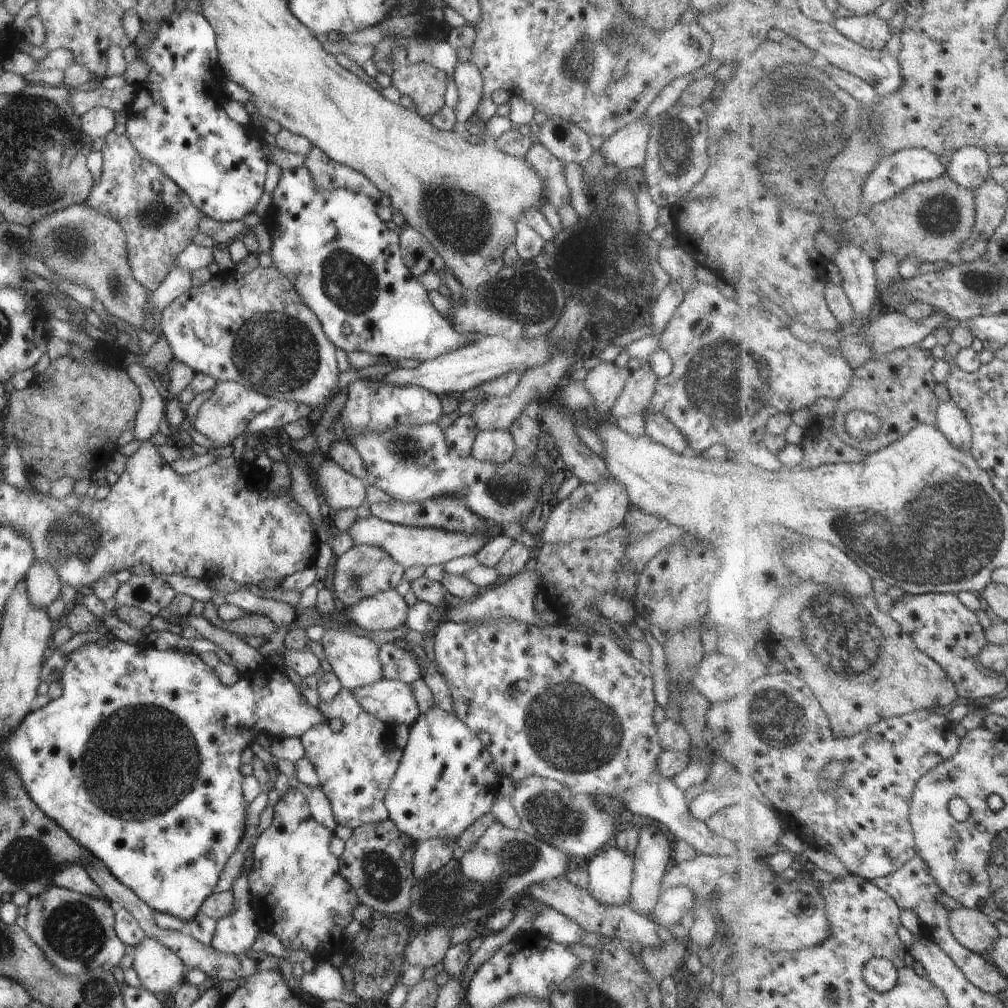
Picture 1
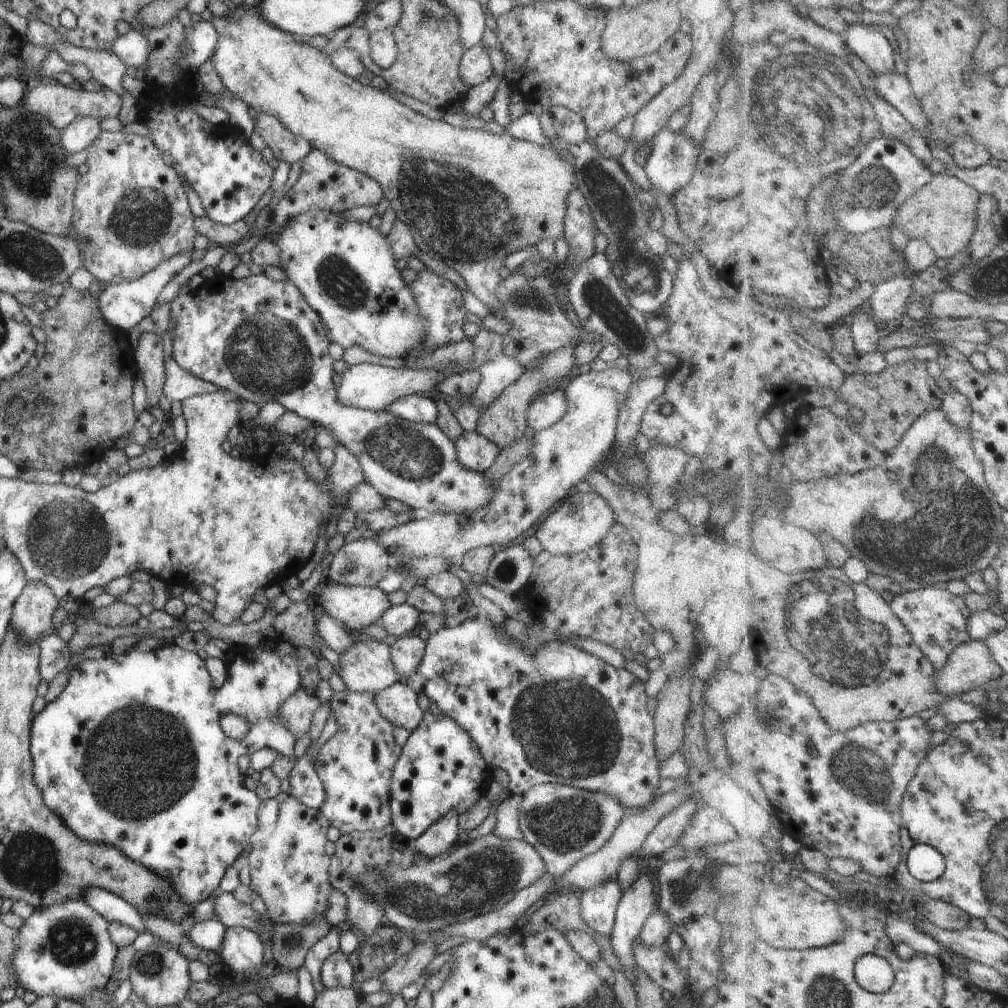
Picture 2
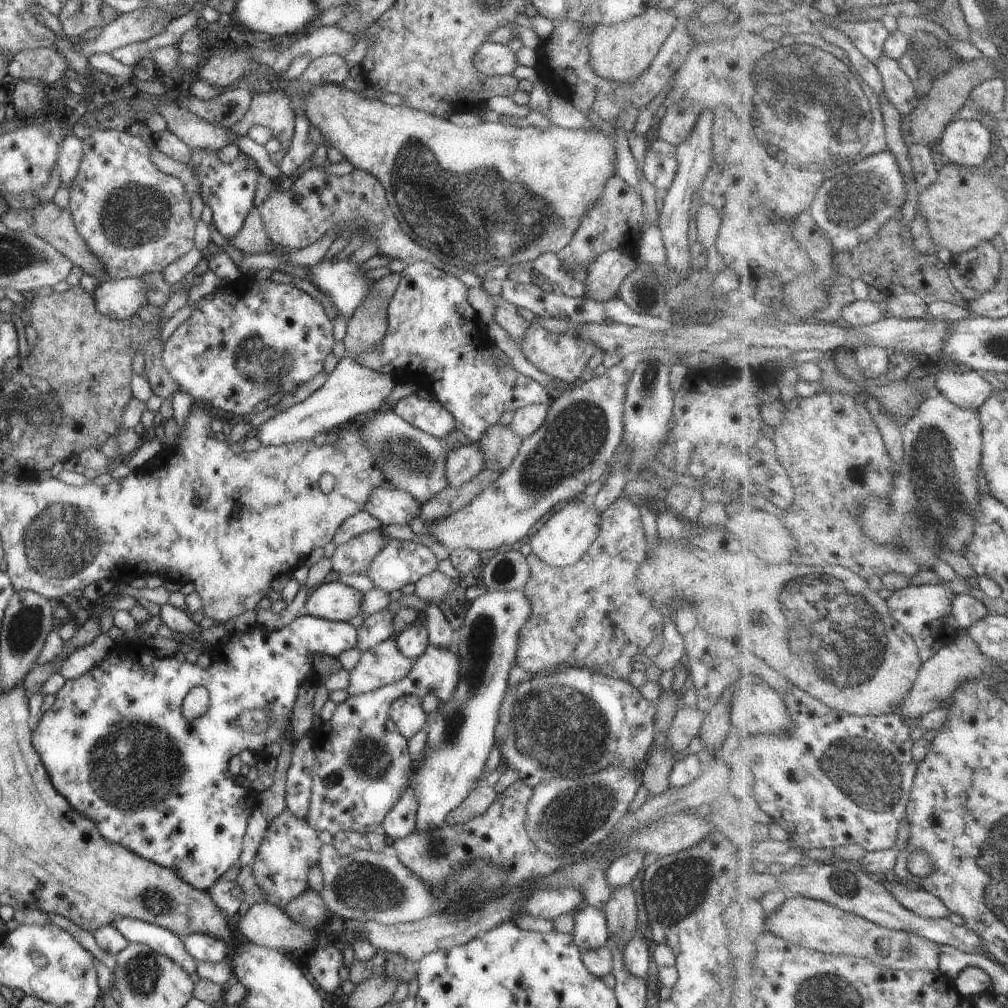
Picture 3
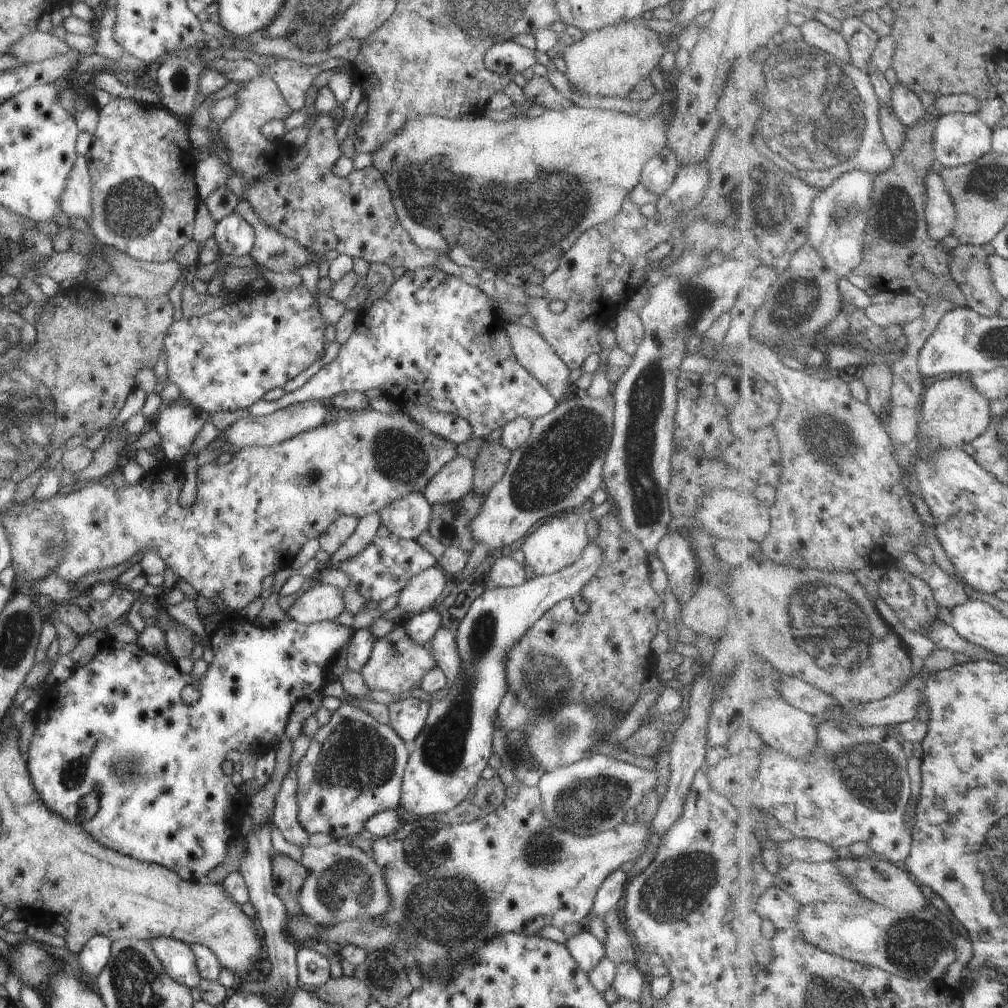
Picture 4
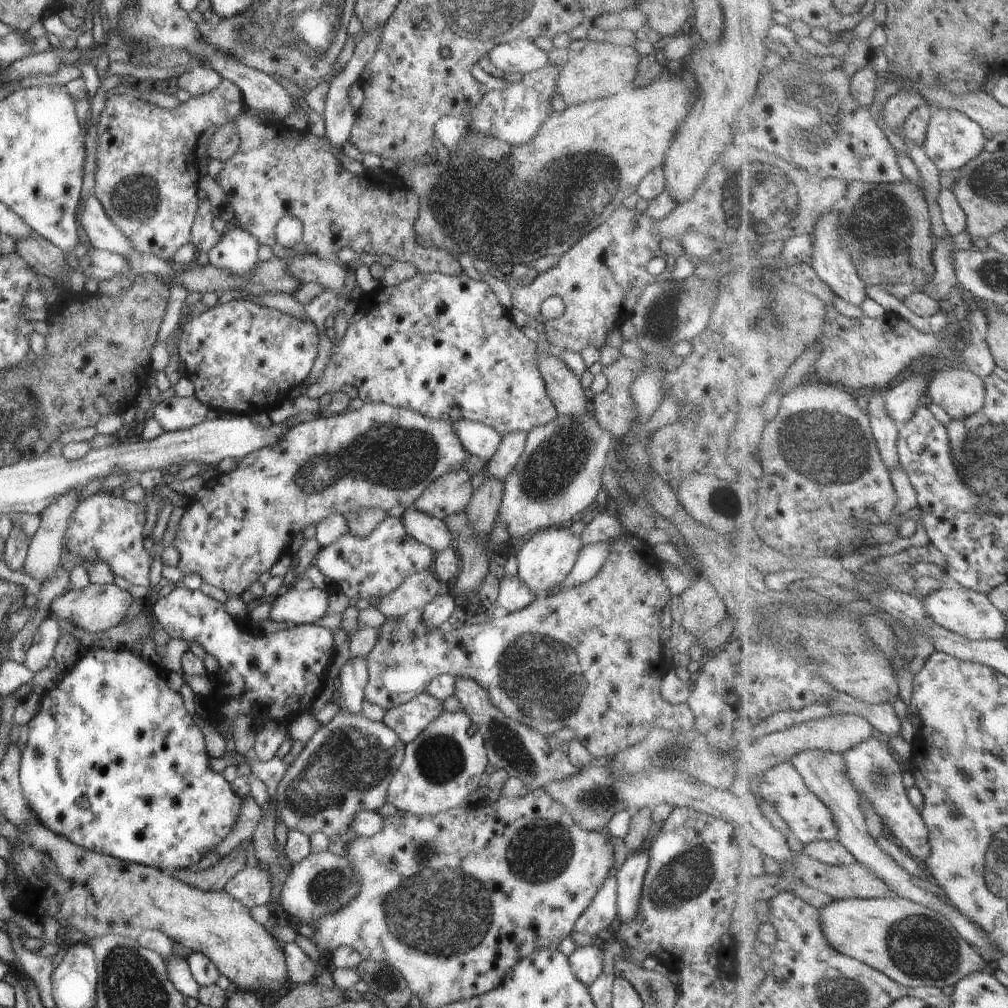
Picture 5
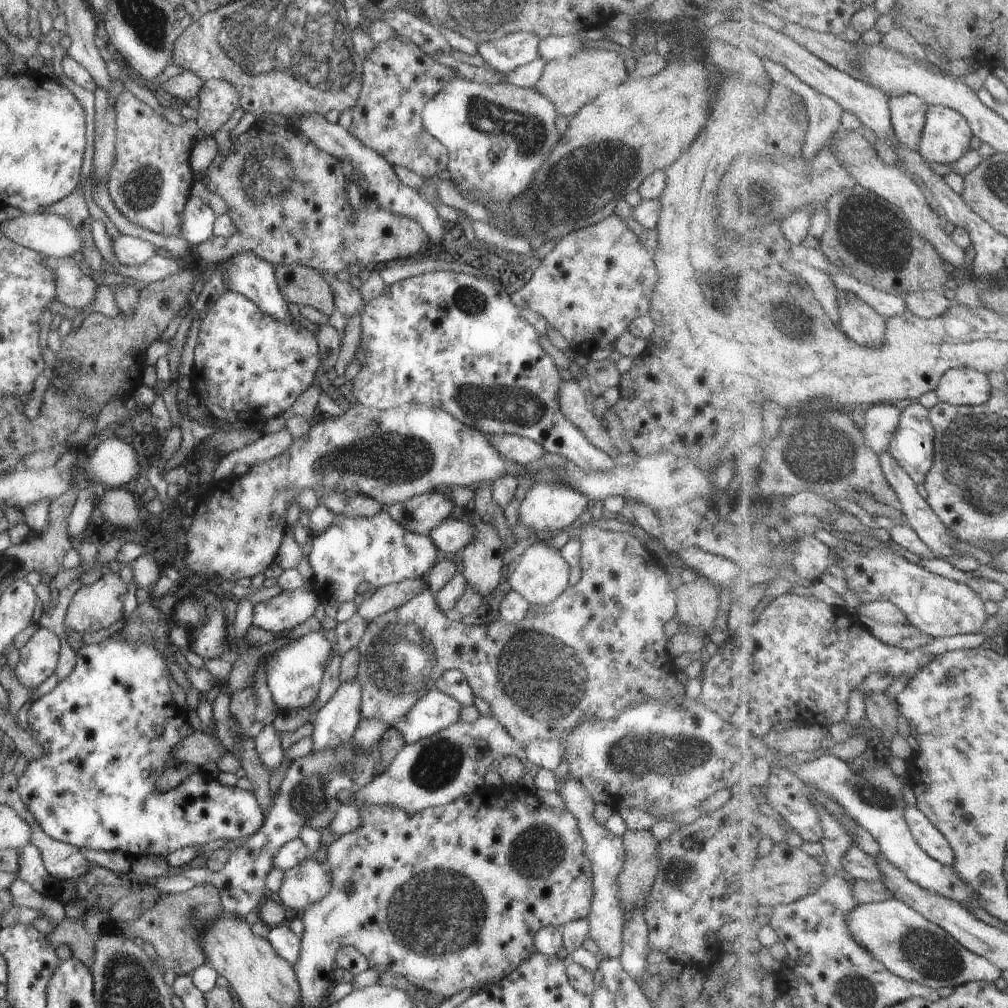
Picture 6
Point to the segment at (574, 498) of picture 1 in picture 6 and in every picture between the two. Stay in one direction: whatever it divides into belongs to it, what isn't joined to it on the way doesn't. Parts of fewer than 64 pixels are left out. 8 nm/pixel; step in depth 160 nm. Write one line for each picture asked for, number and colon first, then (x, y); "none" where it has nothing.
2: (581, 520)
3: (565, 536)
4: (558, 541)
5: (543, 561)
6: (539, 575)

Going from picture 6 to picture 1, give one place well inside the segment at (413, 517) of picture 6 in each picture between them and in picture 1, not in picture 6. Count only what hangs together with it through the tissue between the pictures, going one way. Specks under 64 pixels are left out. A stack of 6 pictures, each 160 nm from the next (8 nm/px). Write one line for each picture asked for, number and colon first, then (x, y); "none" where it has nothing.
1: (497, 446)
2: (473, 452)
3: (461, 464)
4: (453, 480)
5: (449, 493)

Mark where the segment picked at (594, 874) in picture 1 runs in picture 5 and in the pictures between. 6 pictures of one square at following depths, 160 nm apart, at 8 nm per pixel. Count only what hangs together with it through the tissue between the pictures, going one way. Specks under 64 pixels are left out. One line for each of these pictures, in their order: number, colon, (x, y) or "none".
2: (598, 904)
3: (589, 932)
4: (586, 950)
5: (585, 961)

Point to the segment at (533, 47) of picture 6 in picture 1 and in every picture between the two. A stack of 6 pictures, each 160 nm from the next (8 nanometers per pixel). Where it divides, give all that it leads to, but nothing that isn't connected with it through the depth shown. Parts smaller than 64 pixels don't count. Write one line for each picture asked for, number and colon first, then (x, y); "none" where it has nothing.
1: (467, 79)
2: (474, 66)
3: (492, 59)
4: (505, 58)
5: (518, 55)

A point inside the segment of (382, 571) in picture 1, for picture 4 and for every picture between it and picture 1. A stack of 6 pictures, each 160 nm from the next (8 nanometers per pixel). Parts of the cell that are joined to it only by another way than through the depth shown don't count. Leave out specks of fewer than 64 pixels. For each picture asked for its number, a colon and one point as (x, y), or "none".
2: (363, 562)
3: (353, 556)
4: (367, 525)

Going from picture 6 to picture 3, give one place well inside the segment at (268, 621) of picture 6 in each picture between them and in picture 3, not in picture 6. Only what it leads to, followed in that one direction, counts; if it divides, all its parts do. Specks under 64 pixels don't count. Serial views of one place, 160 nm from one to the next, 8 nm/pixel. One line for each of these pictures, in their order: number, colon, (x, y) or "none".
3: (331, 600)
4: (323, 602)
5: (295, 607)

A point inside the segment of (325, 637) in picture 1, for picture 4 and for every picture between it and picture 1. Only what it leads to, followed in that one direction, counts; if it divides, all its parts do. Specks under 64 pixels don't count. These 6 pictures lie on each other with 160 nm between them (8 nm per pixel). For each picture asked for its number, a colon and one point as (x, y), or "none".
2: (365, 666)
3: (382, 664)
4: (396, 664)

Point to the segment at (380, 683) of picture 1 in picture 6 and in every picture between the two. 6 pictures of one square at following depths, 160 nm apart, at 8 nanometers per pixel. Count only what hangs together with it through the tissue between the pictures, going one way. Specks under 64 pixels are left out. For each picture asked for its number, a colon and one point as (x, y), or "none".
2: (397, 703)
3: (405, 712)
4: (407, 716)
5: (408, 719)
6: (434, 711)

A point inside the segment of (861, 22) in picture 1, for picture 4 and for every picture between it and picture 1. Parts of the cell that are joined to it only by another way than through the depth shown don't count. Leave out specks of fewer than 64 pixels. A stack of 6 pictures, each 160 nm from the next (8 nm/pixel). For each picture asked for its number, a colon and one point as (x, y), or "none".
2: (867, 42)
3: (899, 88)
4: (906, 106)

